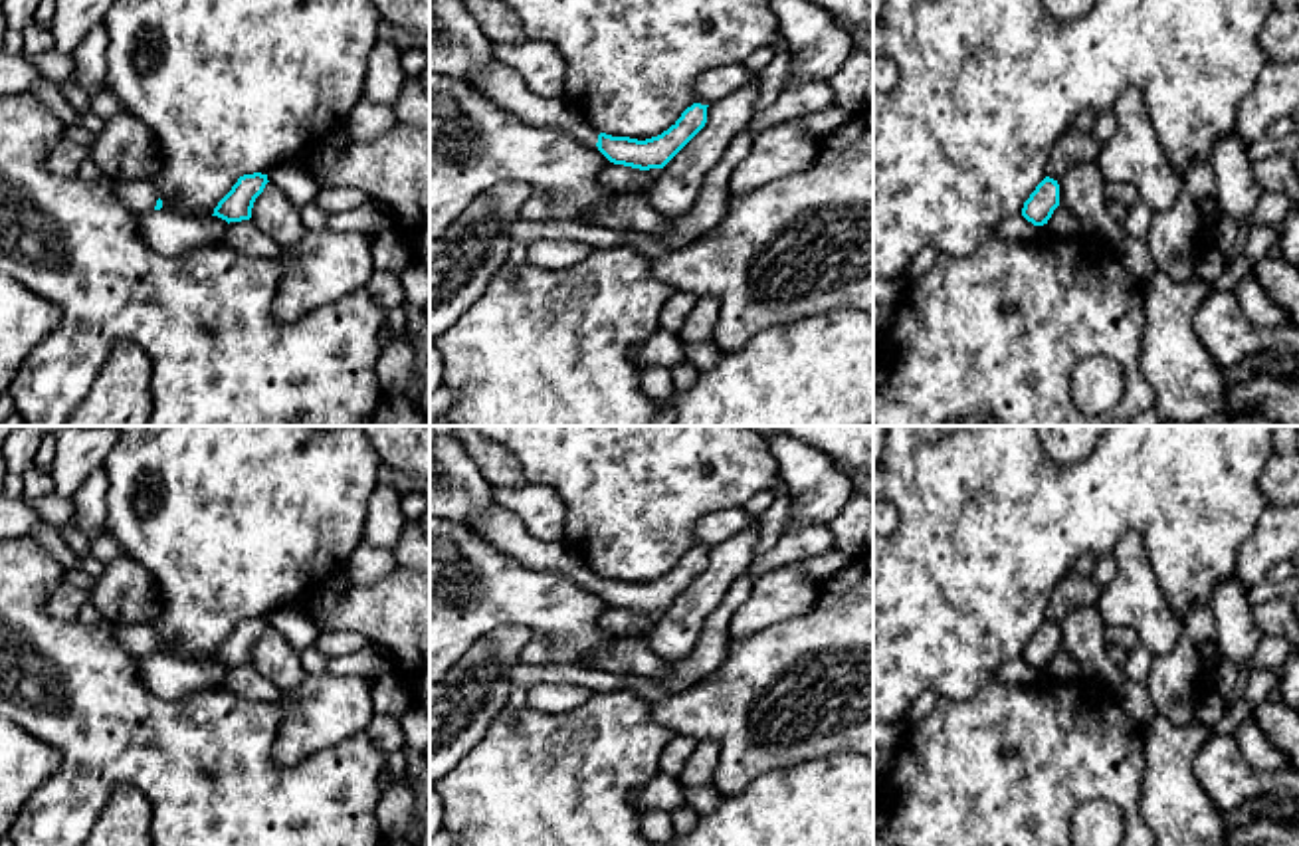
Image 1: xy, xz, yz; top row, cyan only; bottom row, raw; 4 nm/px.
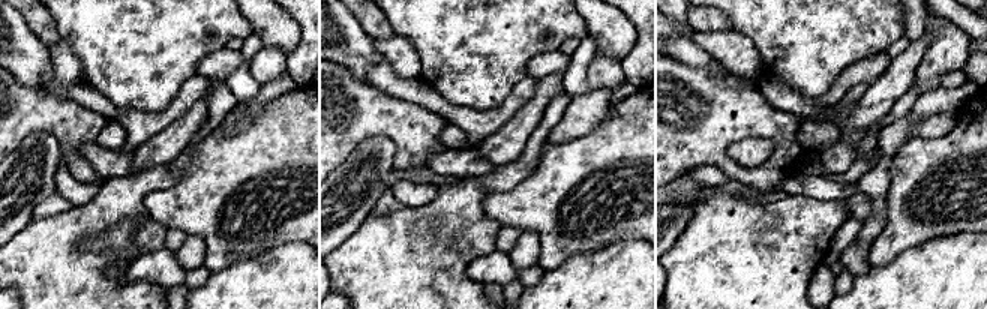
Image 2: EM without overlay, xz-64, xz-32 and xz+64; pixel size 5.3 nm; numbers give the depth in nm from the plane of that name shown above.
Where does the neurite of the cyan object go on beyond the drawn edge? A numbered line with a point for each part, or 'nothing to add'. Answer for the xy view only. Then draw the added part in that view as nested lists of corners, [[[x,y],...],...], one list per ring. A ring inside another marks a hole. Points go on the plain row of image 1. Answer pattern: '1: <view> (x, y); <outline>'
nothing to add

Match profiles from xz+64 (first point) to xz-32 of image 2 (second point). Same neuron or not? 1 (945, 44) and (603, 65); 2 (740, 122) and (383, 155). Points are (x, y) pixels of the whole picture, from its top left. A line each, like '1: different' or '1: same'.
1: different
2: different

